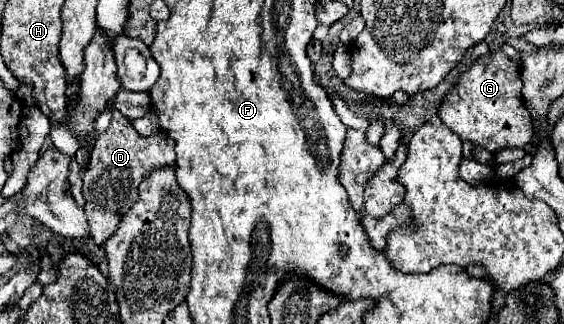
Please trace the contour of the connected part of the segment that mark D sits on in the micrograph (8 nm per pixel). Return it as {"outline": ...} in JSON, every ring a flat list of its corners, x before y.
{"outline":[[119,111,113,113,111,125,103,135,97,137,95,147,91,149,87,171,83,173,85,215,89,223,89,237,93,243,101,245,105,237,113,235,121,215,129,211,129,207,133,207,133,203,137,201,137,187,145,171,175,163,173,147,173,139,169,139,167,135,159,133,151,137,141,137,127,117,123,117]]}

